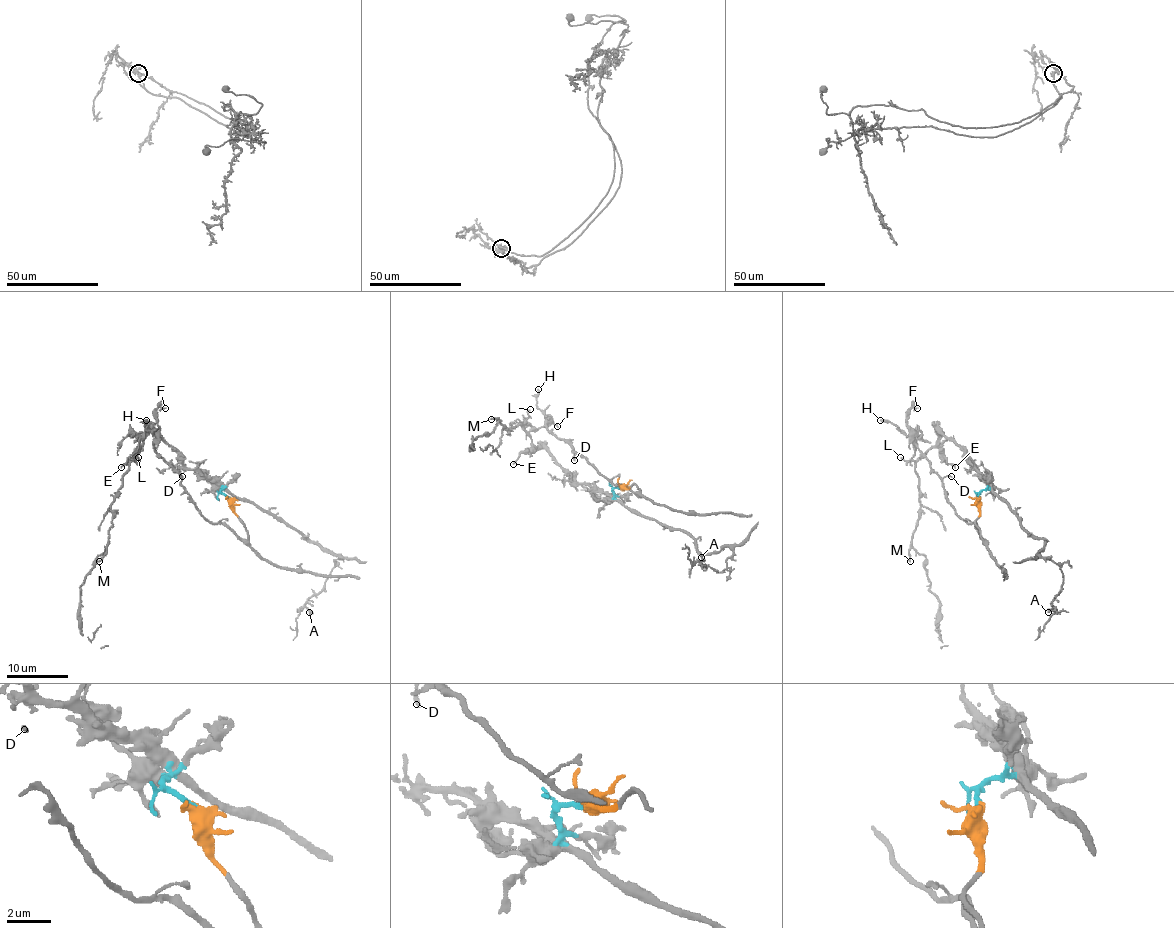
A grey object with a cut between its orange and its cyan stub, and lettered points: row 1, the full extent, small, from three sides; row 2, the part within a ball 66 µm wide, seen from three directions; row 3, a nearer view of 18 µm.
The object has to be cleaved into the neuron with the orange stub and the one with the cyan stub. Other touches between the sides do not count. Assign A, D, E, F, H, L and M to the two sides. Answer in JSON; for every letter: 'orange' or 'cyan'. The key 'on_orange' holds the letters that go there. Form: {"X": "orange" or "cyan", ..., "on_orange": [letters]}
{"A": "cyan", "D": "orange", "E": "cyan", "F": "orange", "H": "orange", "L": "cyan", "M": "cyan", "on_orange": ["D", "F", "H"]}

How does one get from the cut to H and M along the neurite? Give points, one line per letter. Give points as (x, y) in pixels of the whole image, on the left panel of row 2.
H: (229, 498), (246, 539), (222, 524), (211, 524), (191, 501), (181, 476), (156, 452), (146, 420)
M: (229, 498), (188, 469), (181, 455), (150, 431), (110, 505), (106, 554), (98, 562)

